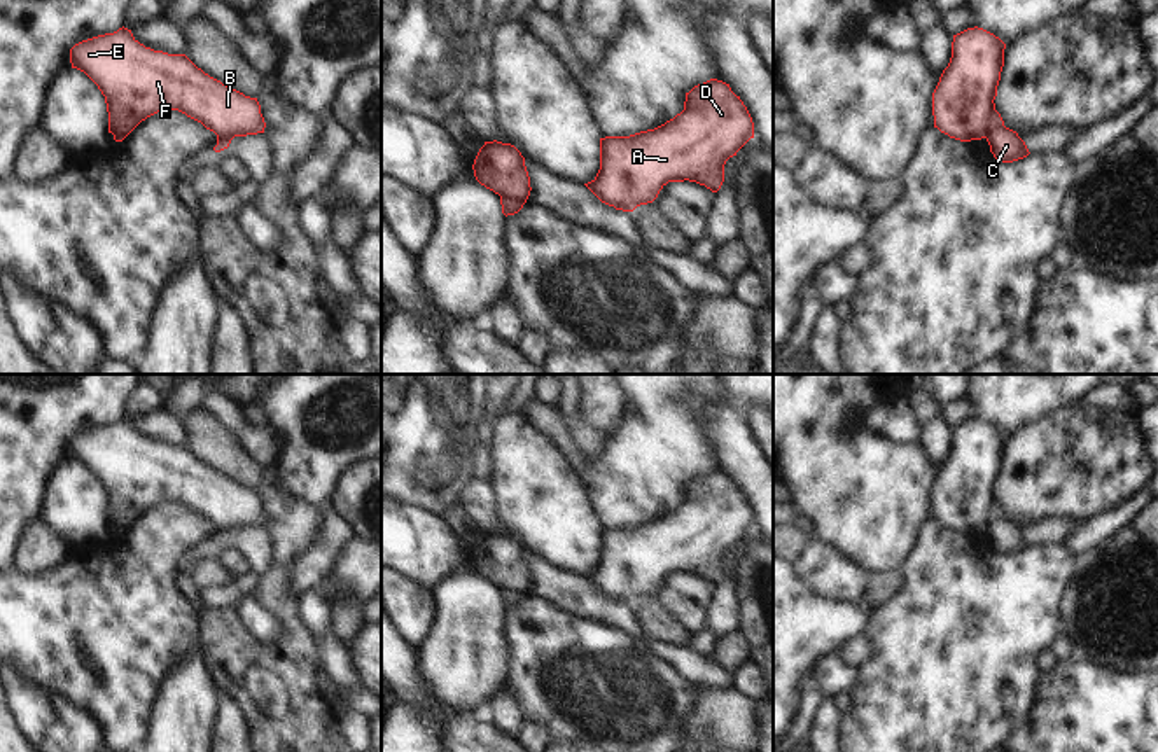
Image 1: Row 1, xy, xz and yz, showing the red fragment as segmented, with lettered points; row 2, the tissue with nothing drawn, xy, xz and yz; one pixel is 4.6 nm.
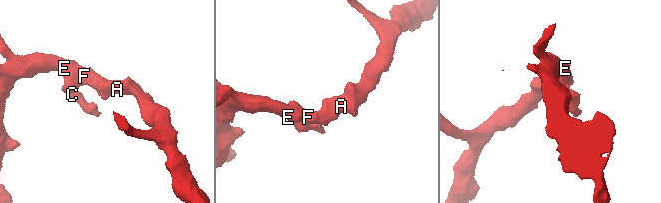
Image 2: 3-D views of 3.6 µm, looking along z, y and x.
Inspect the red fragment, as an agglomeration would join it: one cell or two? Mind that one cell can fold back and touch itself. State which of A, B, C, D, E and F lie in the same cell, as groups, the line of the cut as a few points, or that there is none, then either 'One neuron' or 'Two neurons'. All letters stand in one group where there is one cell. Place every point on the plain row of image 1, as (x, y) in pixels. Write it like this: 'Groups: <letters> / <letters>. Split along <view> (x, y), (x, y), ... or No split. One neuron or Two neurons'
Groups: A B D E F / C. Split along yz (994, 501), (985, 529). Two neurons

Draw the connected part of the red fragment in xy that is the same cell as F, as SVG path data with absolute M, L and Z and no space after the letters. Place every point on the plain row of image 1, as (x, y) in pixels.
M124 418L75 435L70 455L105 488L108 525L114 518L126 530L161 502L178 502L213 523L215 544L227 540L234 528L264 525L257 490L210 469L185 446L145 439Z

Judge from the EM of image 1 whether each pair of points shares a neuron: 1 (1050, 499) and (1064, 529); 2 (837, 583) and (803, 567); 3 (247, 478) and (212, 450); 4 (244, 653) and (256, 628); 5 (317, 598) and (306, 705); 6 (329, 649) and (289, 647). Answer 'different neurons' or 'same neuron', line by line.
1: different neurons
2: same neuron
3: same neuron
4: different neurons
5: different neurons
6: different neurons

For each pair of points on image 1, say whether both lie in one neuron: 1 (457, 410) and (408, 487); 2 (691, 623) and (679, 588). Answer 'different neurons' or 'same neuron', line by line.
1: same neuron
2: same neuron

